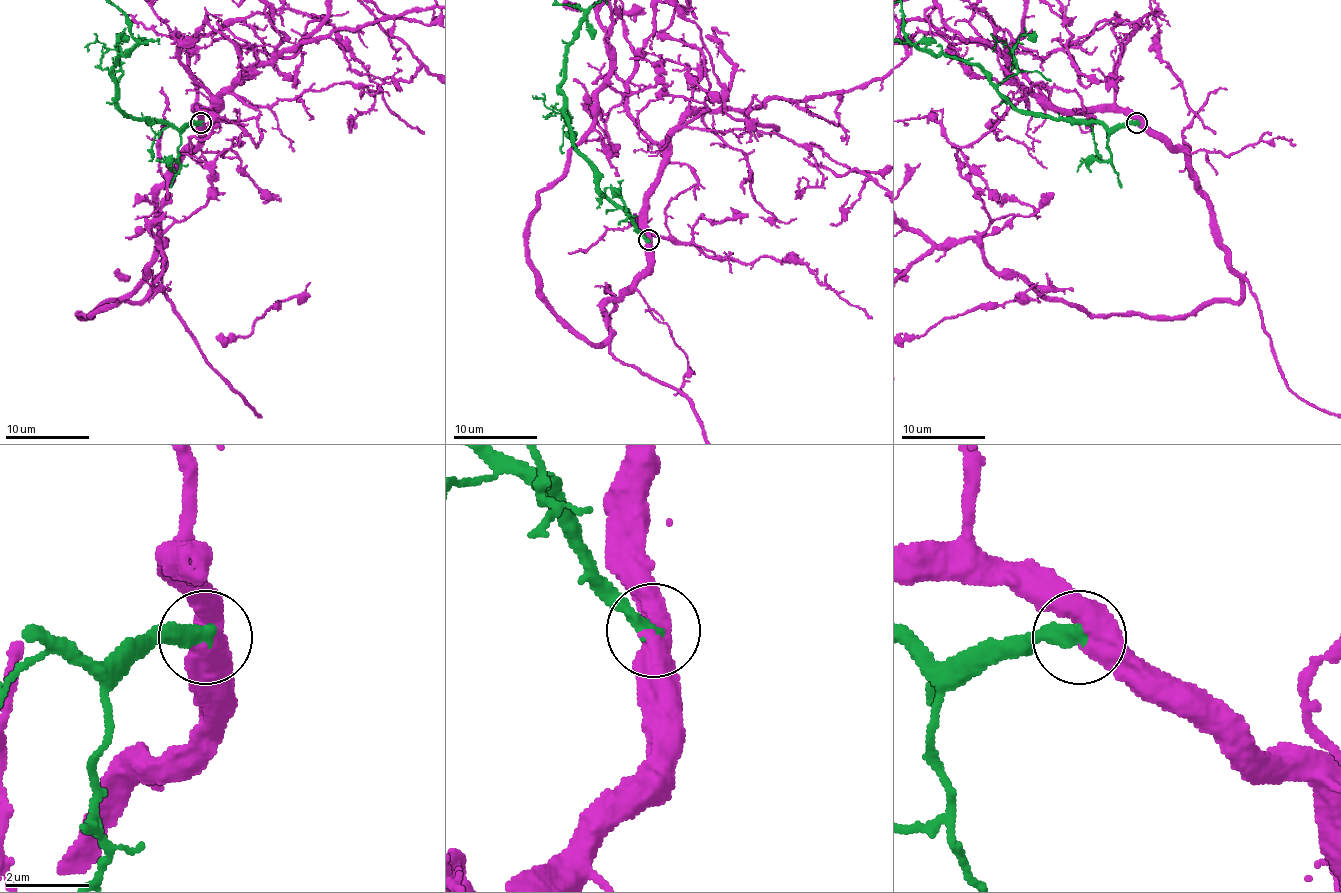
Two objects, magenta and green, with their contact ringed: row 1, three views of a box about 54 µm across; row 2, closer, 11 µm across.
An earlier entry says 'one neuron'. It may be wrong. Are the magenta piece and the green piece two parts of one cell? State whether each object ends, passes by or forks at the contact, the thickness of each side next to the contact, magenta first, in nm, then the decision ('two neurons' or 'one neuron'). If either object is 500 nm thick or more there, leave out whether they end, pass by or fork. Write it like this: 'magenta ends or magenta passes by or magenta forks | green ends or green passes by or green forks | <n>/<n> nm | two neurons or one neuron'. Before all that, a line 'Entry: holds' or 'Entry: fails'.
Entry: holds
magenta passes by | green ends | 460/400 nm | one neuron

